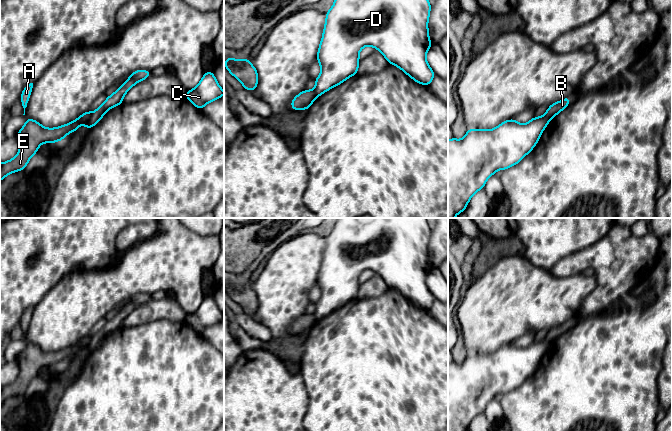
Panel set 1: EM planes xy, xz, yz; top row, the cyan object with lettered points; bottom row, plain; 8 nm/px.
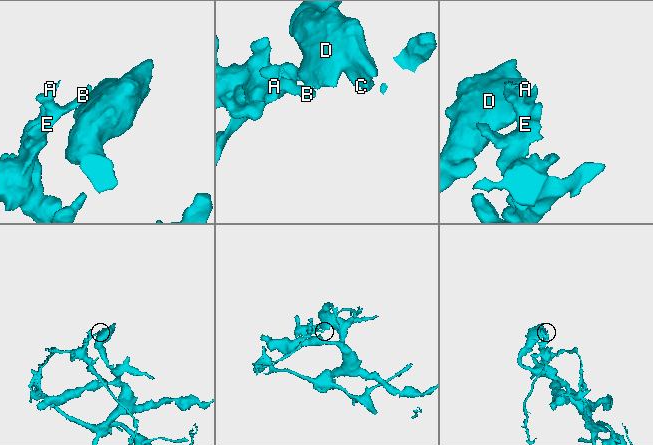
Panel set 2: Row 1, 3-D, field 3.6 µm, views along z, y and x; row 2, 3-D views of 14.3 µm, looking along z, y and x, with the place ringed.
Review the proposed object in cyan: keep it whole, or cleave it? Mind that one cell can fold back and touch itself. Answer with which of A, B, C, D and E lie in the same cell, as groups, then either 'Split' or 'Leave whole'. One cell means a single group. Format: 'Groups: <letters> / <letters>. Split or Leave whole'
Groups: A B E / C D. Split

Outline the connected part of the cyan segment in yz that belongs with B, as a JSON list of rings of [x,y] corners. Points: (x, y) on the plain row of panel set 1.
[[[565,321],[561,325],[555,326],[552,329],[550,329],[545,337],[547,340],[548,344],[550,345],[553,343],[559,336],[564,334],[565,332],[568,331],[570,327],[571,322],[570,321]]]

